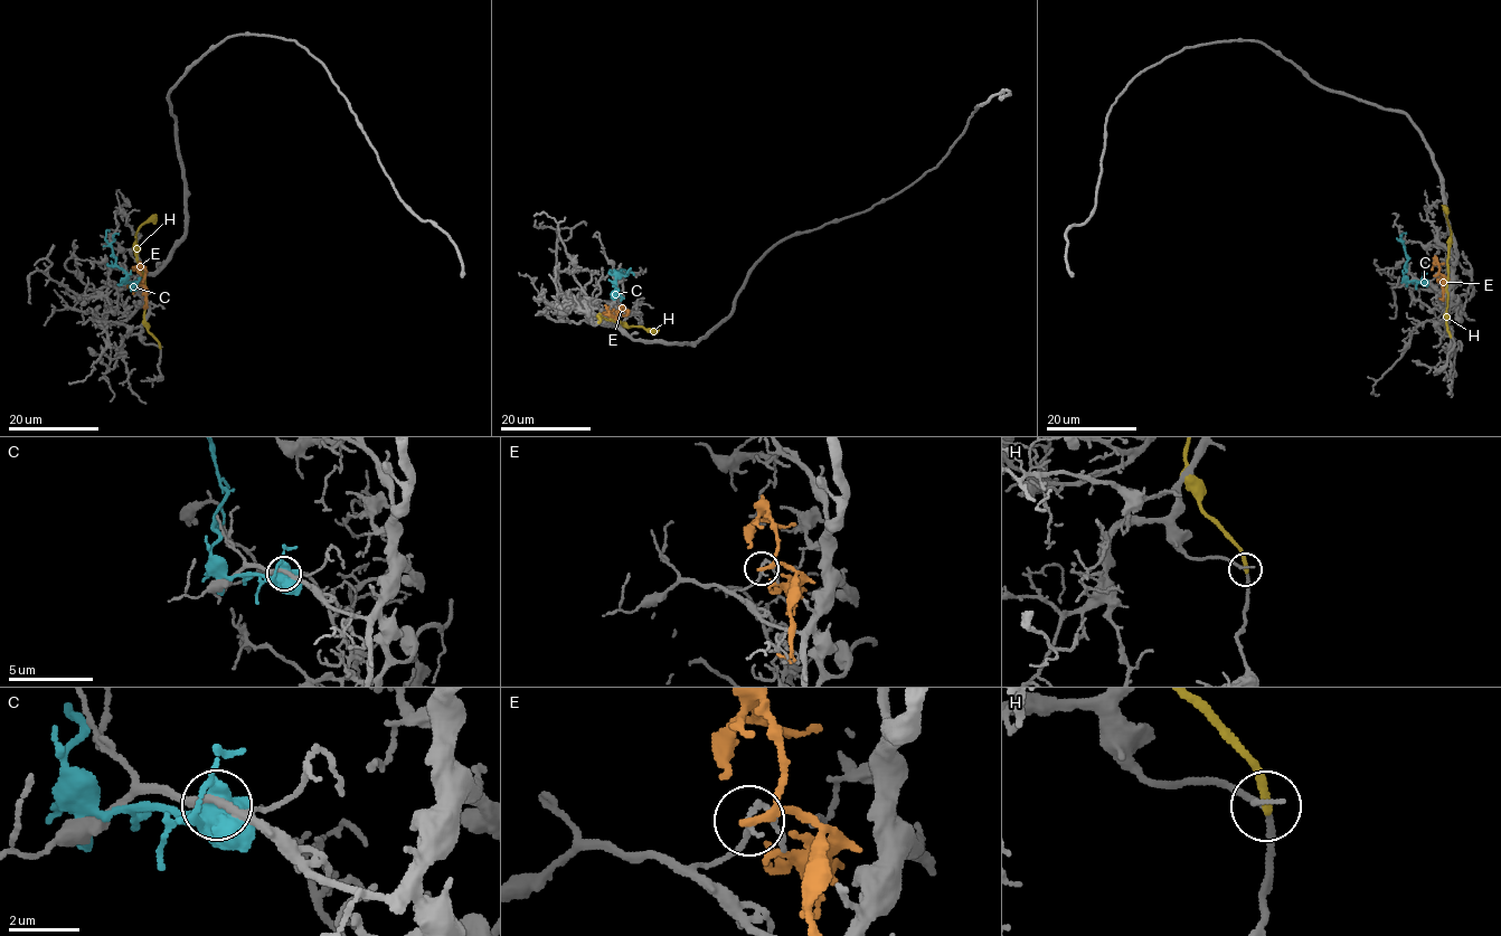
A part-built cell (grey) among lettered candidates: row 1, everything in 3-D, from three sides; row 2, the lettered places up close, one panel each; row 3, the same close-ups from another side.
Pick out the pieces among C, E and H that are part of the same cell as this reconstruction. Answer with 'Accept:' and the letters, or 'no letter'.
Accept: no letter

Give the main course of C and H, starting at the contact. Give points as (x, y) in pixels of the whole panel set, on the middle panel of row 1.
C: (615, 295), (615, 280), (621, 275), (616, 274), (622, 274), (624, 270), (626, 276)
H: (598, 322), (600, 315), (628, 327), (659, 330)

